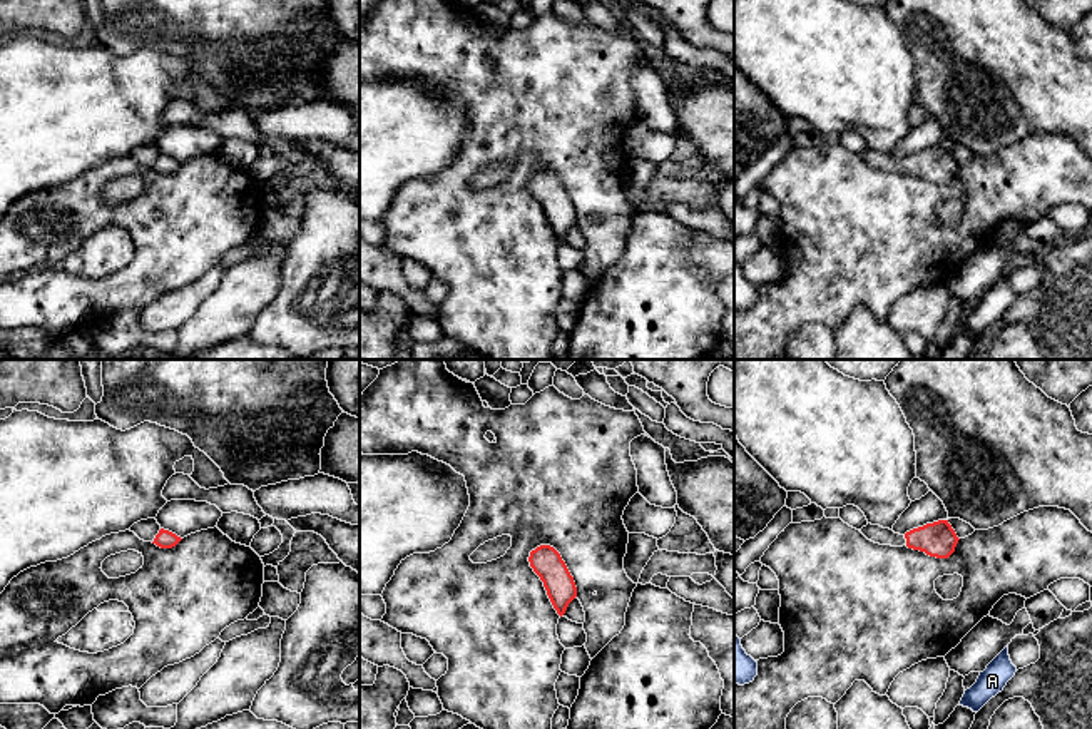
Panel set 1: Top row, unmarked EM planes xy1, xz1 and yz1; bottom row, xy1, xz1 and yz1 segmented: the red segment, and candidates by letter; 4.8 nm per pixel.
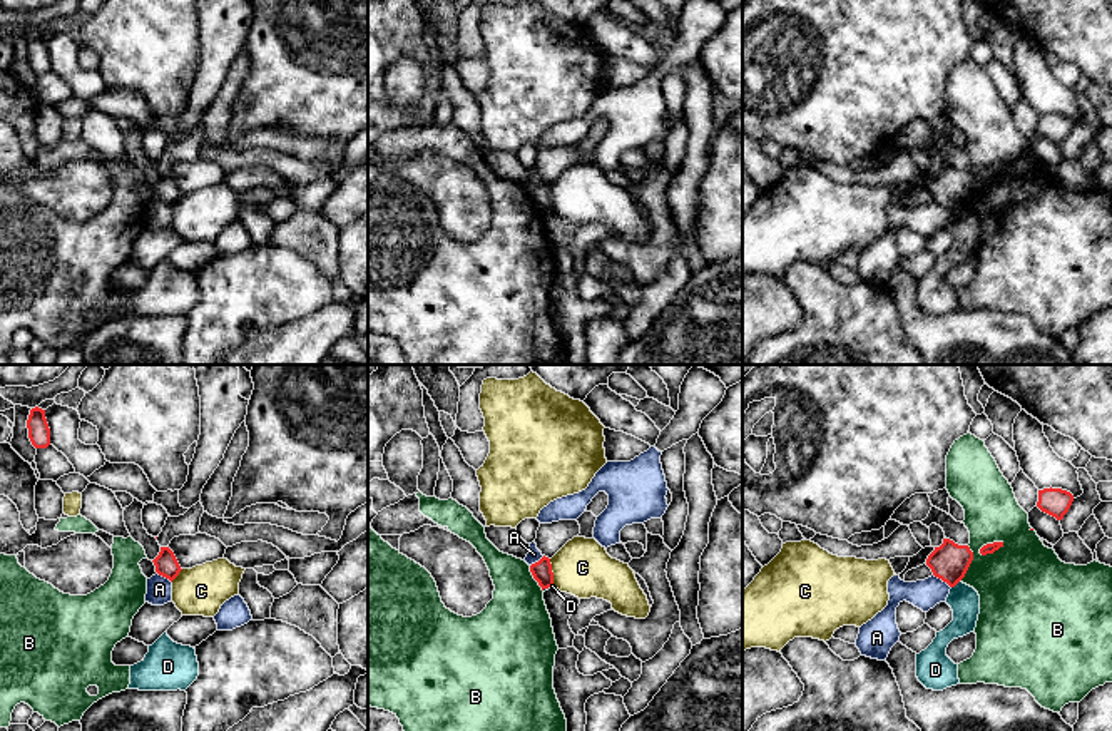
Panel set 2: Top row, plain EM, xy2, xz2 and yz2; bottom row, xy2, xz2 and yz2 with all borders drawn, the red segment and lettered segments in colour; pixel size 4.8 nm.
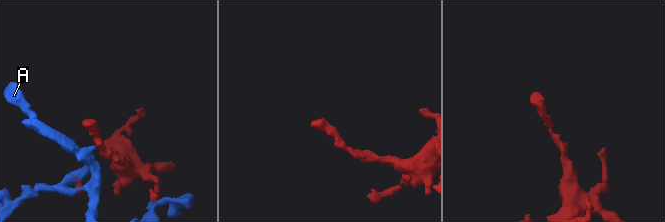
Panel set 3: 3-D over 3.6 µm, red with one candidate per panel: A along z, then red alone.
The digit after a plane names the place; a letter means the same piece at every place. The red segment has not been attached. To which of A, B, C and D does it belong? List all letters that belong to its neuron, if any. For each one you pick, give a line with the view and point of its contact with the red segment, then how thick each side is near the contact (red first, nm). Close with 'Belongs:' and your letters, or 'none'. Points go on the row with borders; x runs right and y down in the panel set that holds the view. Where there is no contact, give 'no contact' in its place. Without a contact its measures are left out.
Belongs: none

